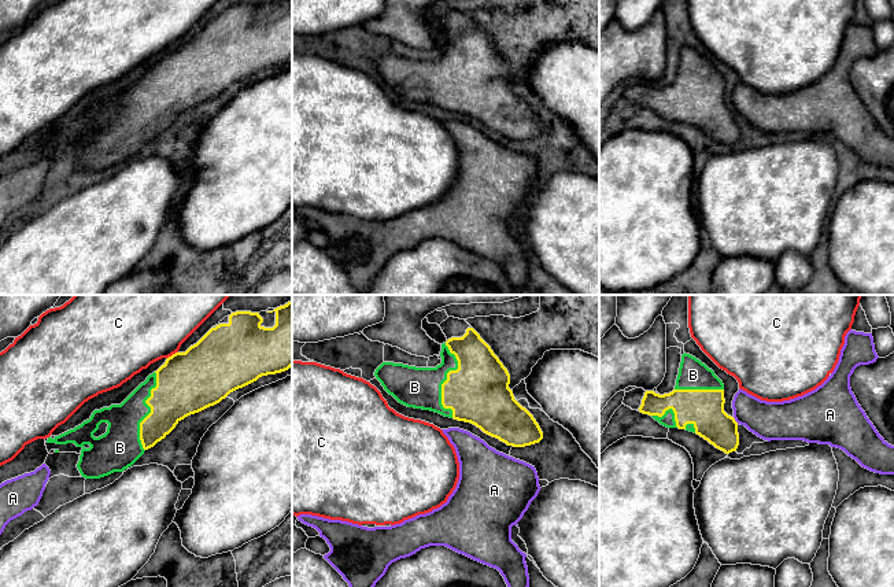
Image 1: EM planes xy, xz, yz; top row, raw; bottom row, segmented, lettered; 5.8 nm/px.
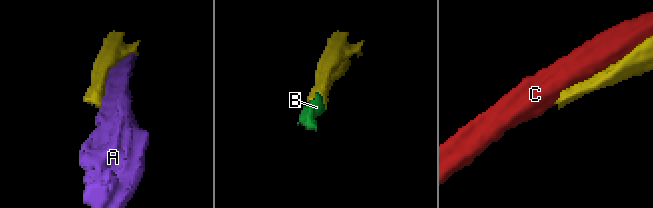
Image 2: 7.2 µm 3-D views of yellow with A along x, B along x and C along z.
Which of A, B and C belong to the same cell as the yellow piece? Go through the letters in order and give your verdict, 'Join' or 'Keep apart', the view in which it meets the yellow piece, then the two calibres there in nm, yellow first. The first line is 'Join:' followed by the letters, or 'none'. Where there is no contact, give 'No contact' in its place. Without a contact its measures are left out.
Join: B
A: Keep apart. Touches yellow in yz. Thickness 220 nm (yellow) against 220 nm
B: Join. Touches yellow in xz. Thickness 360 nm (yellow) against 240 nm
C: Keep apart. Touches yellow in xy. Thickness 360 nm (yellow) against 360 nm

